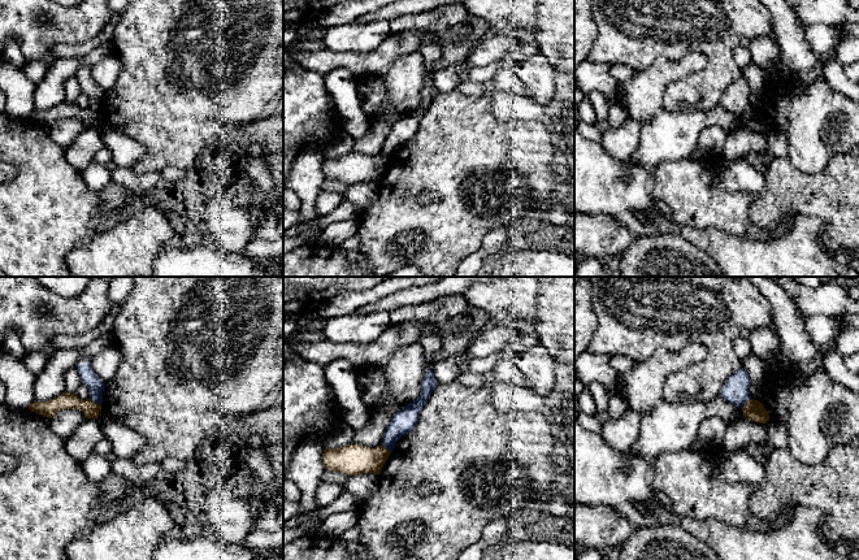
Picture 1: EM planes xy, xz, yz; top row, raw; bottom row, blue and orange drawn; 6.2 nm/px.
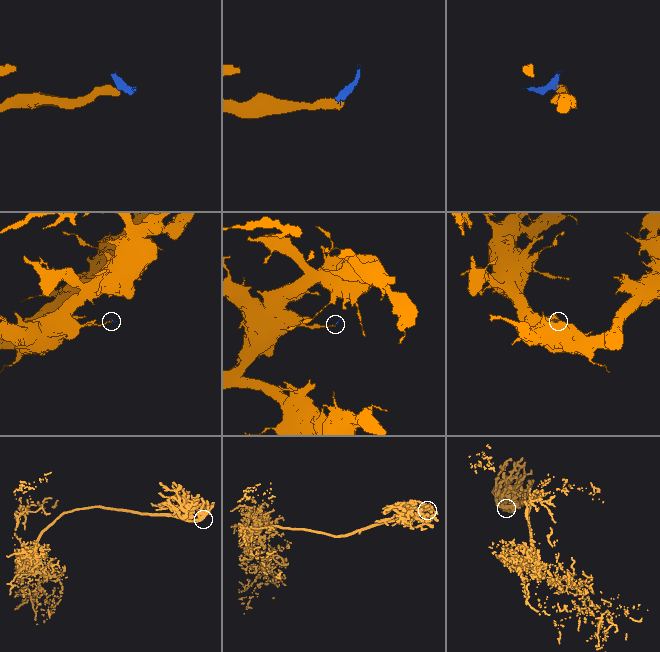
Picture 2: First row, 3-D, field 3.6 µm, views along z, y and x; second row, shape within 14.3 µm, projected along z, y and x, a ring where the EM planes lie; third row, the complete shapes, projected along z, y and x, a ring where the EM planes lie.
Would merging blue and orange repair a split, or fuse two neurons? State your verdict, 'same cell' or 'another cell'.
another cell

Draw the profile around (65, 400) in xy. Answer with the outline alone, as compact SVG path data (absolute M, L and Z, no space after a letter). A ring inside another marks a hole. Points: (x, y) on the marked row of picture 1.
M64 391L60 396L49 401L34 401L29 409L47 418L52 418L60 409L81 409L88 420L99 417L101 405L91 399L83 400L75 394Z

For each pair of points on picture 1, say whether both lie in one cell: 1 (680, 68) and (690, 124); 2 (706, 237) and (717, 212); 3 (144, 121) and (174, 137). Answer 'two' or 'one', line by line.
1: two
2: two
3: one

